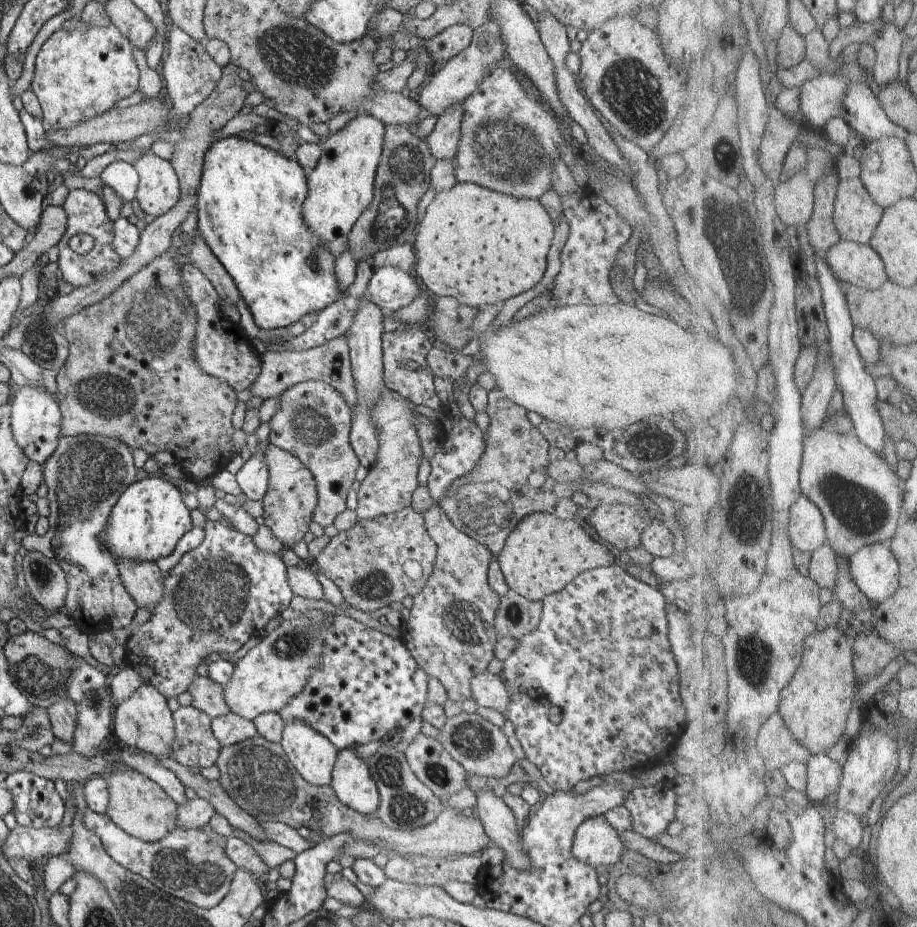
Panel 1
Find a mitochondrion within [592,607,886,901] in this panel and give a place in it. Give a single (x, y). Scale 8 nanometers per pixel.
(754, 653)

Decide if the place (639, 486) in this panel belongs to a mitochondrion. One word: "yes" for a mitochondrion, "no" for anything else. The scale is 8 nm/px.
no

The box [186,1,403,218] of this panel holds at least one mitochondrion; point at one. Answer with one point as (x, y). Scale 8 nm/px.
(292, 54)

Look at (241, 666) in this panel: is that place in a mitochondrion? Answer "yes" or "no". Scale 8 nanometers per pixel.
no

